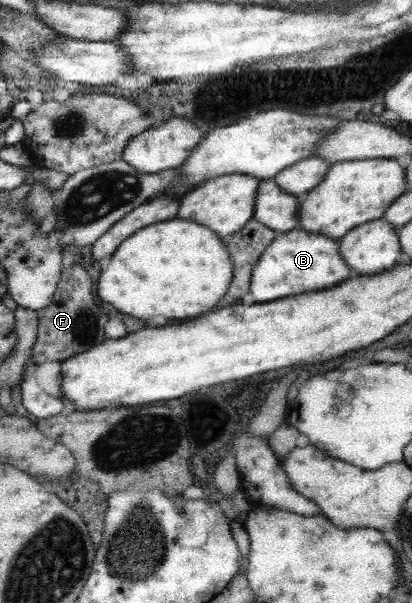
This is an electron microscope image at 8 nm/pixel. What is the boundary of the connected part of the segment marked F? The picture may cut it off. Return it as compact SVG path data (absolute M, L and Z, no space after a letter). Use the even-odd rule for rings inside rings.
M73 263L61 272L53 298L47 307L35 310L38 321L36 338L30 349L31 361L36 365L61 362L77 353L85 353L90 347L104 340L105 313L95 305L91 278L78 264Z

